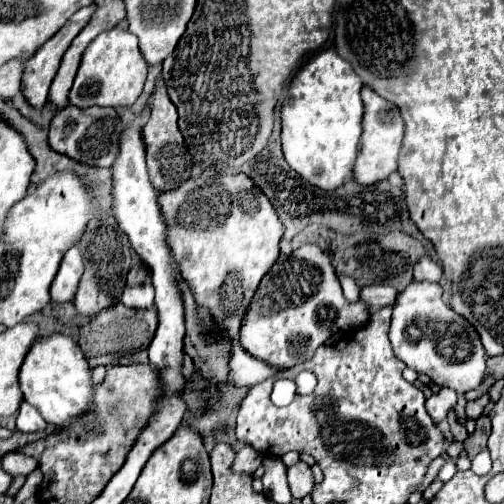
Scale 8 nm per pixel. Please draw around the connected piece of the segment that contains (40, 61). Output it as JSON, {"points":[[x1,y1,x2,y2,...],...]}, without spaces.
{"points":[[86,5,80,11,76,11,64,27,50,37,28,61,26,61,26,77,24,81,24,95,30,105,42,107,48,99,48,91,52,85,52,77,56,77,56,71,60,67,60,61,64,53,68,51,74,37,88,25,96,11,96,5]]}

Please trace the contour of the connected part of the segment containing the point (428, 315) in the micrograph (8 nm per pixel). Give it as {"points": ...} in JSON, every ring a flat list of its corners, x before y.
{"points":[[412,281,394,303,390,343,394,355,418,373,424,373,432,383,450,387,456,393,476,389,484,379,486,351,482,349,476,329,442,299,442,285,430,281]]}

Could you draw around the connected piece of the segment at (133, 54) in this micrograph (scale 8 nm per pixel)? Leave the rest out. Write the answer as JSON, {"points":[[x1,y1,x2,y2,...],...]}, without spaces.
{"points":[[122,27,104,31,88,45,88,49,82,55,78,75,70,89,70,103,82,109,92,105,130,107,142,93,146,71,148,71,148,65,138,49,138,39,130,31]]}

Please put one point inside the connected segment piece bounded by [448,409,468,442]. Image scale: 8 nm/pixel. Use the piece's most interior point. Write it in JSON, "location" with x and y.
{"location":[458,430]}

